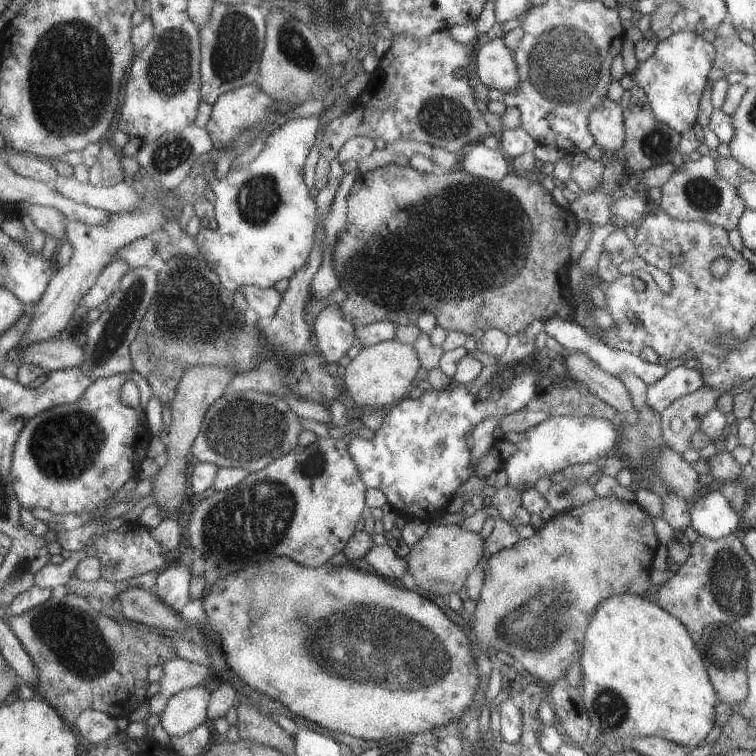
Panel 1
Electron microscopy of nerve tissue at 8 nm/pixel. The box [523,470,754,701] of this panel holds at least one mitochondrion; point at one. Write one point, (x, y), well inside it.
(723, 647)

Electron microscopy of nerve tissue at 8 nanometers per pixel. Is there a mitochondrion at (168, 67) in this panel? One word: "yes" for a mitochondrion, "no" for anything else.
yes

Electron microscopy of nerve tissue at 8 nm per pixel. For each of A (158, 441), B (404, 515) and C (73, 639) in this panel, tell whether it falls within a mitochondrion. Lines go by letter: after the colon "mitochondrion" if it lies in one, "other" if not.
A: other
B: other
C: mitochondrion

